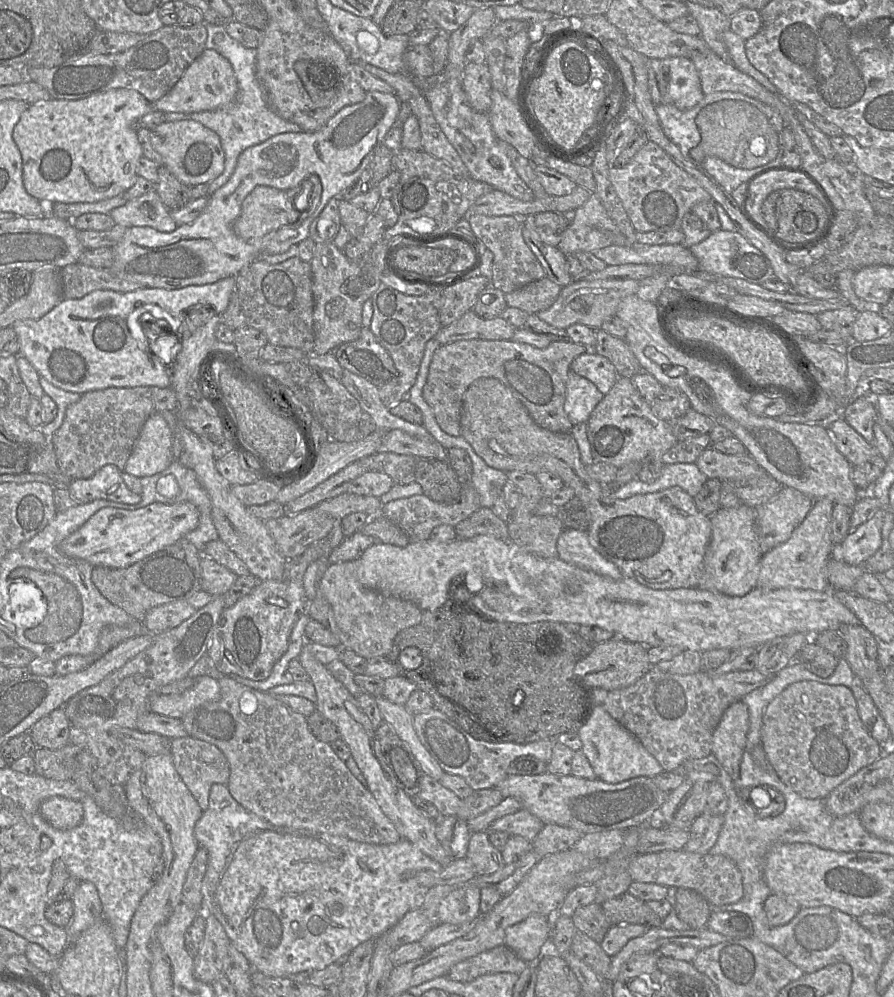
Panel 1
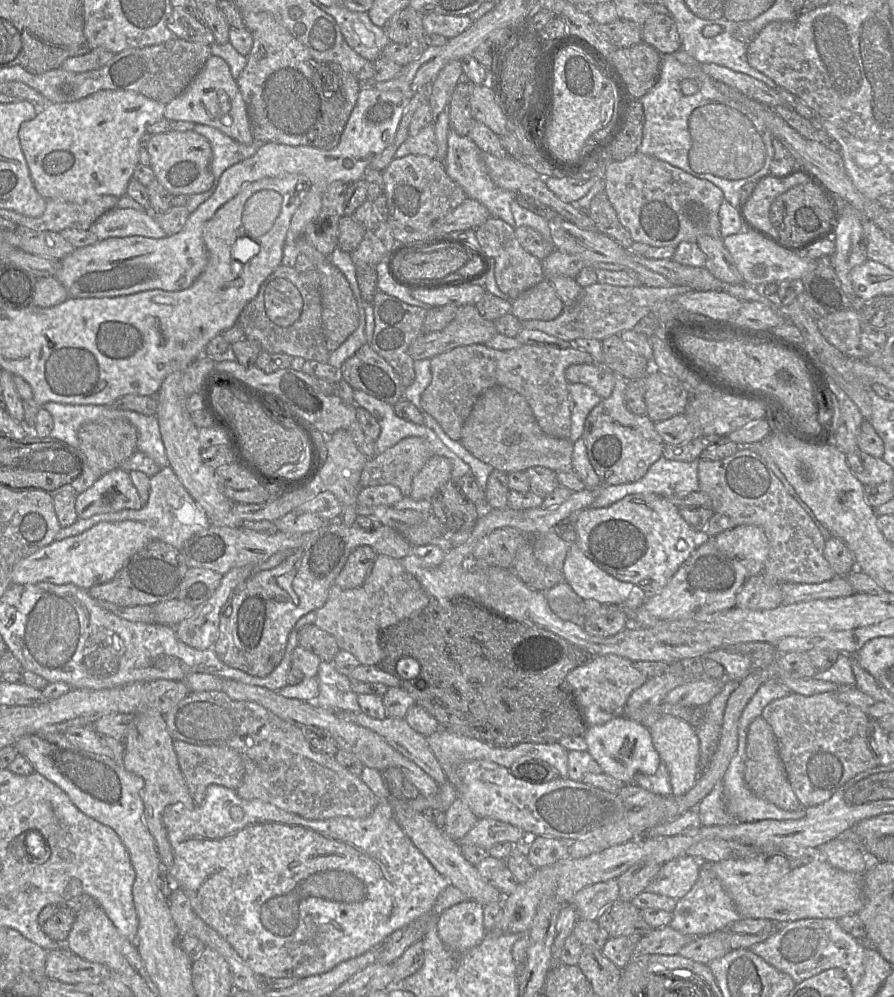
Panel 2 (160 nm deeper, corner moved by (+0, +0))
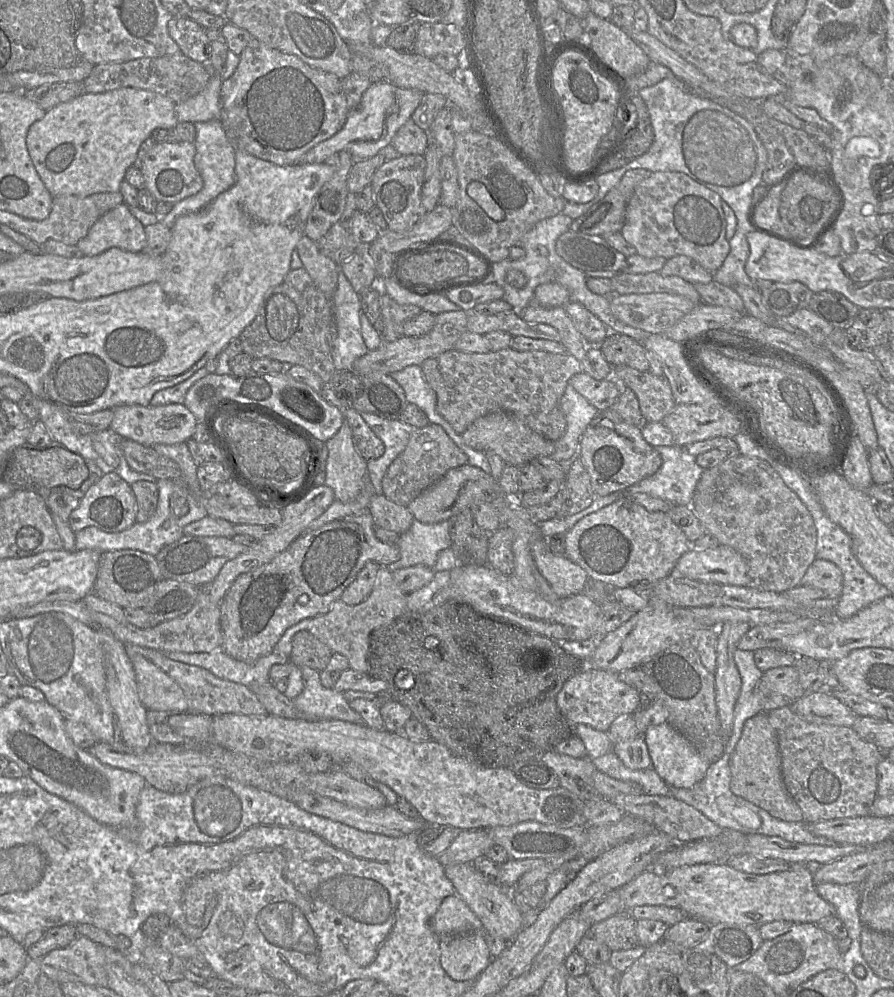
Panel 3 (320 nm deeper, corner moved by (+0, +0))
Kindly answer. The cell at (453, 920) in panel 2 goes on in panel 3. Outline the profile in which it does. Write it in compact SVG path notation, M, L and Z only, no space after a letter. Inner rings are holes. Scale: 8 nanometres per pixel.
M485 931L440 938L439 948L442 968L454 981L477 979L491 962Z

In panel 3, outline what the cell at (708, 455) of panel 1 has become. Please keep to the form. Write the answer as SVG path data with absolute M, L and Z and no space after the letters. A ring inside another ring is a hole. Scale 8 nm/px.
M738 454L703 470L690 506L706 533L744 556L750 587L778 593L797 587L816 559L817 532L811 514L762 459Z

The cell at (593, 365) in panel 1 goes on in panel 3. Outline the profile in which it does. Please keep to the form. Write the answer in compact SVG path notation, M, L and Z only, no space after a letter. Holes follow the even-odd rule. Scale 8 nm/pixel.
M583 371L575 374L569 383L598 411L613 408L621 391L621 385L613 377L596 380Z

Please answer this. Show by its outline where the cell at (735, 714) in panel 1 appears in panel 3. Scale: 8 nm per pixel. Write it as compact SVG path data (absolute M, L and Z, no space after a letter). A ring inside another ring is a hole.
M706 863L662 871L676 891L678 907L687 917L709 925L729 923L761 926L773 921L812 923L835 915L834 907L816 890L813 871L806 864L788 871L755 875L736 870L727 864Z

